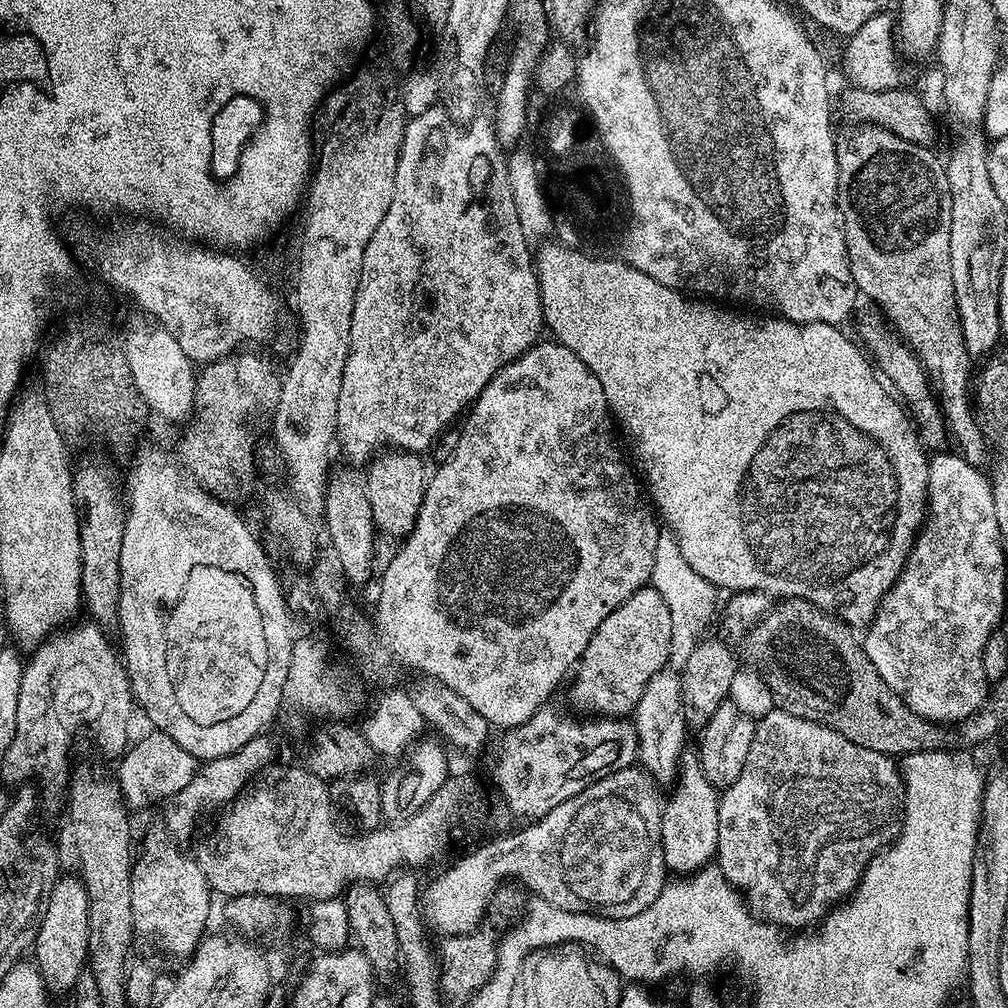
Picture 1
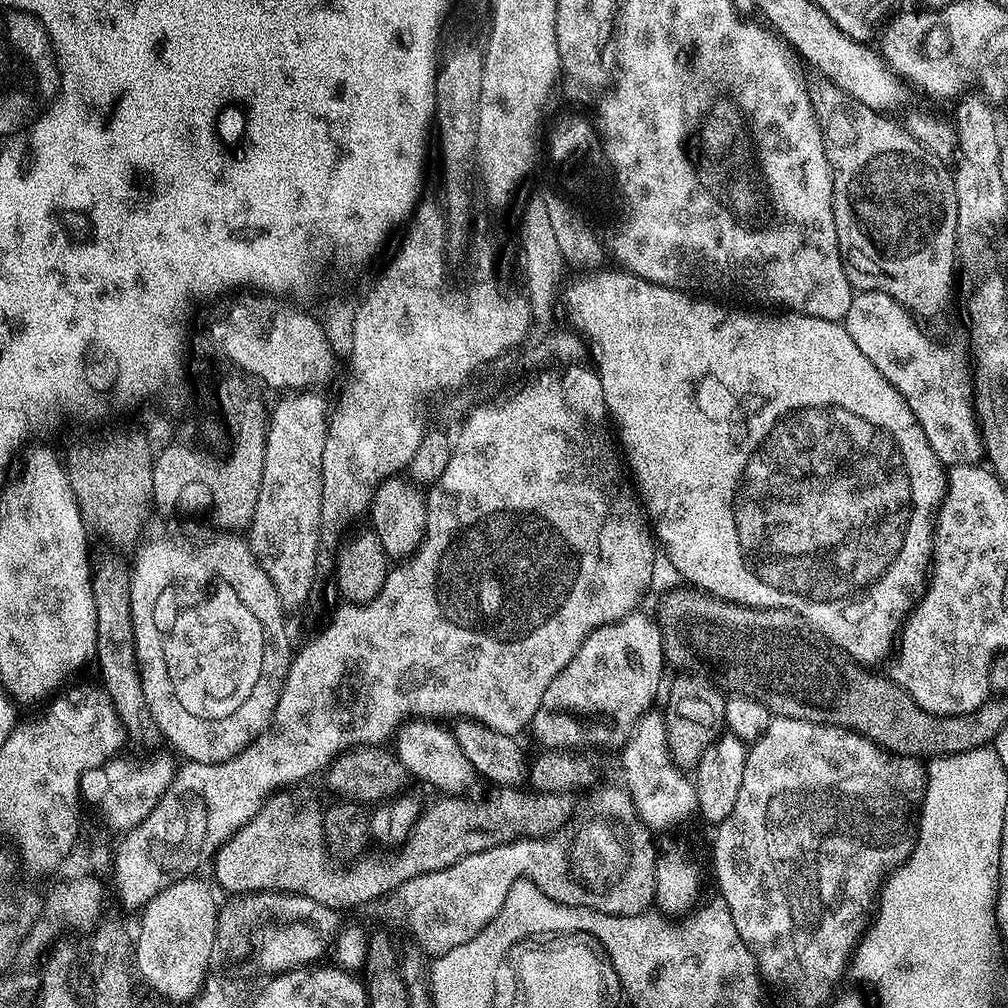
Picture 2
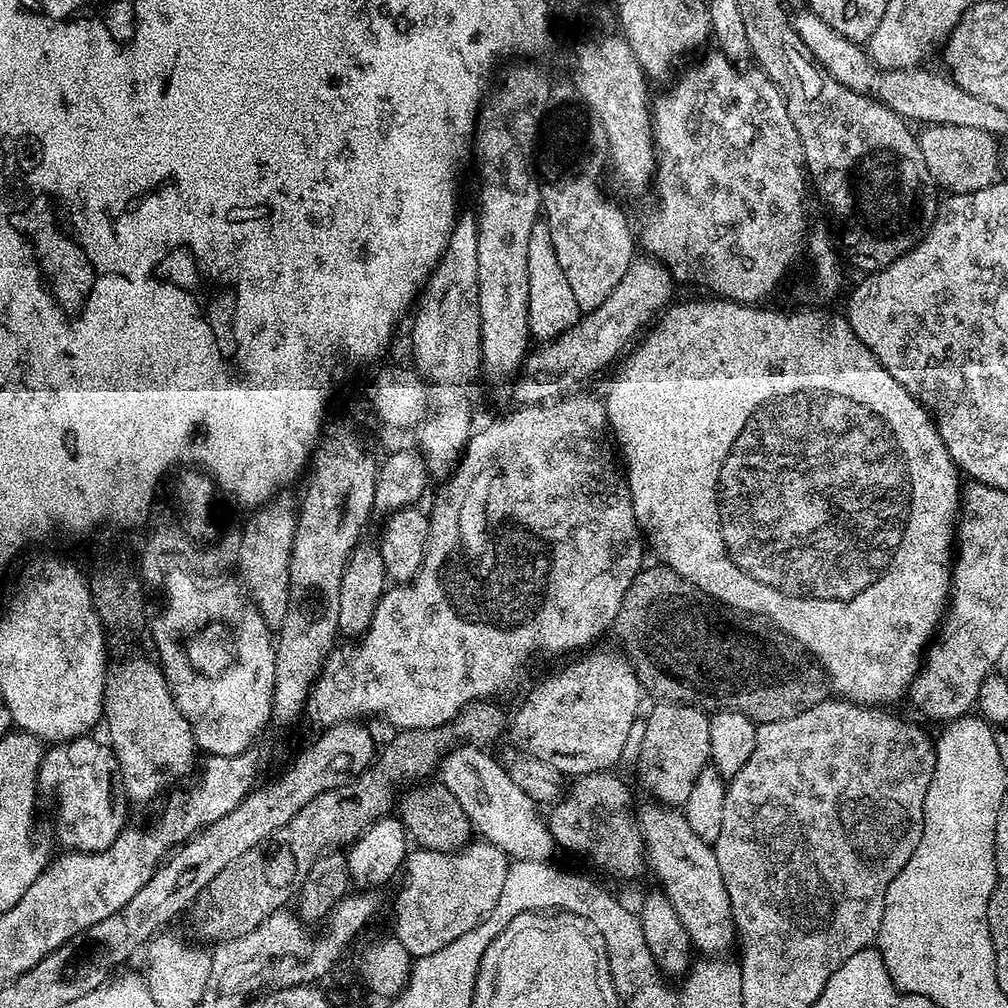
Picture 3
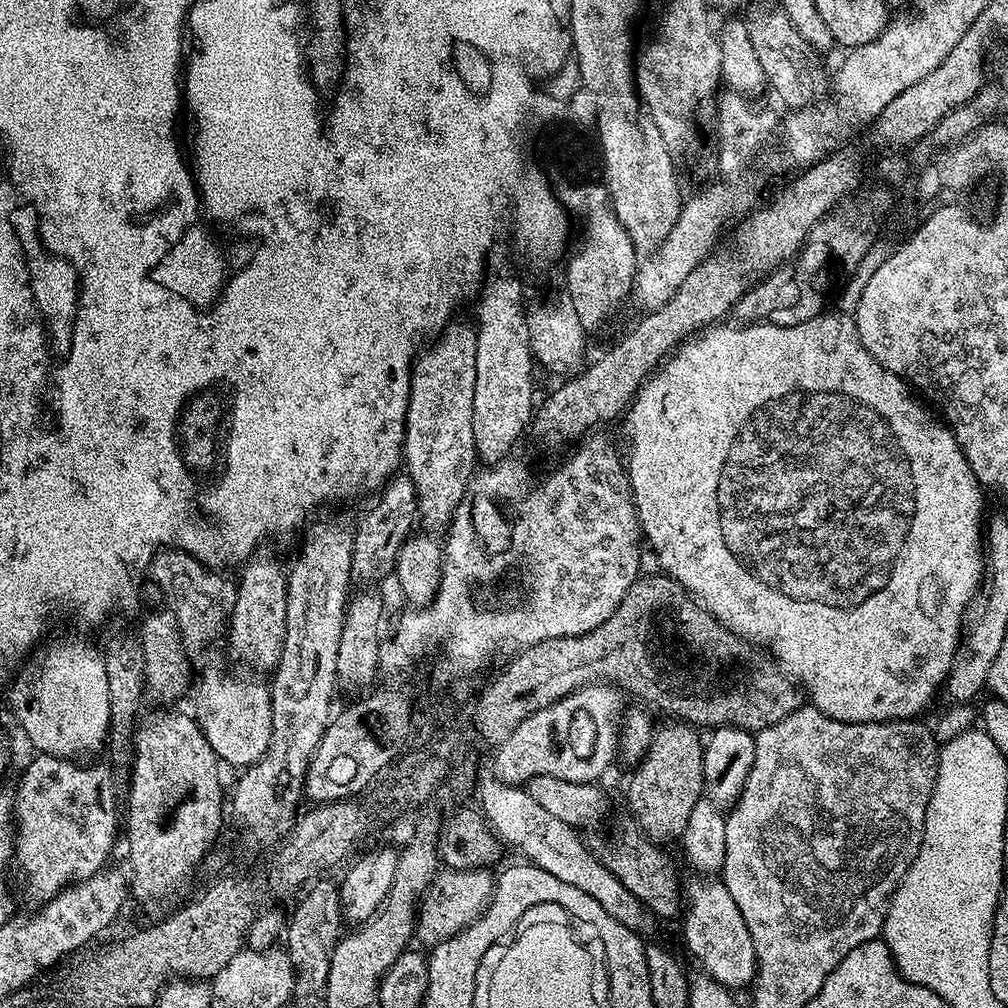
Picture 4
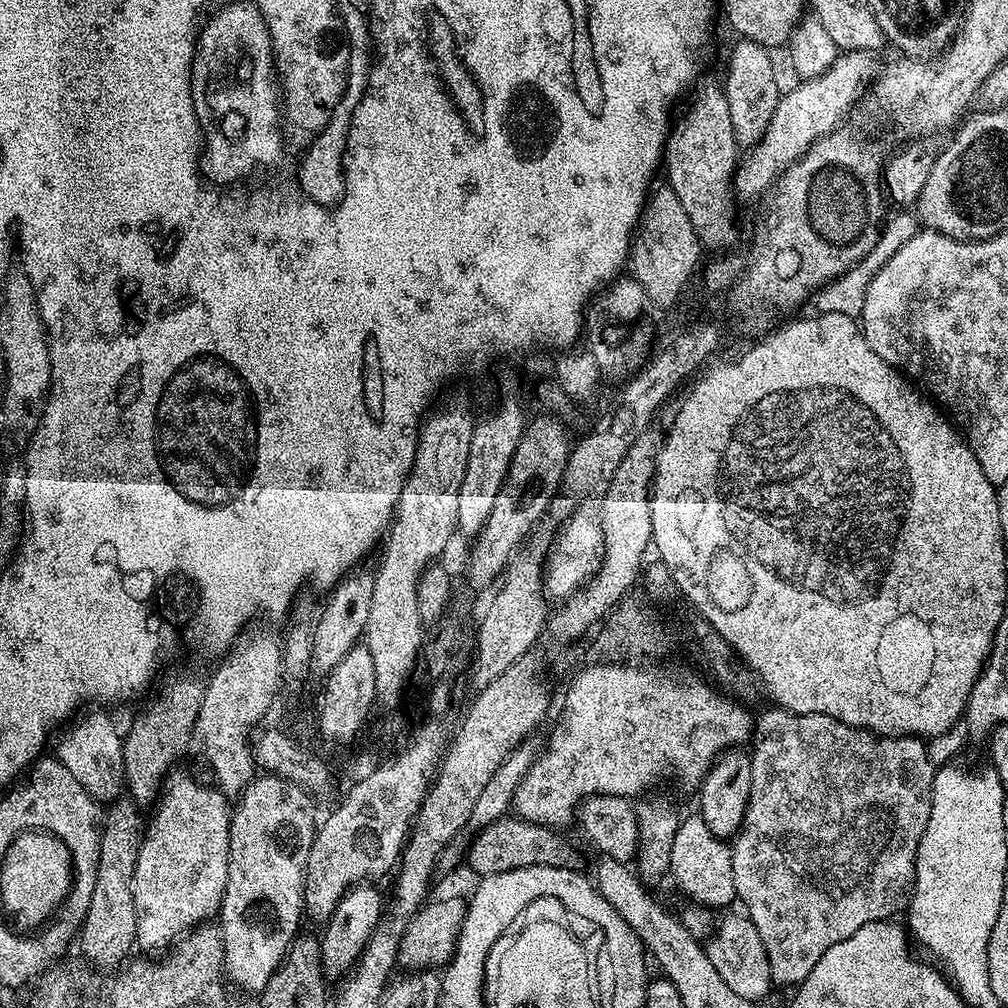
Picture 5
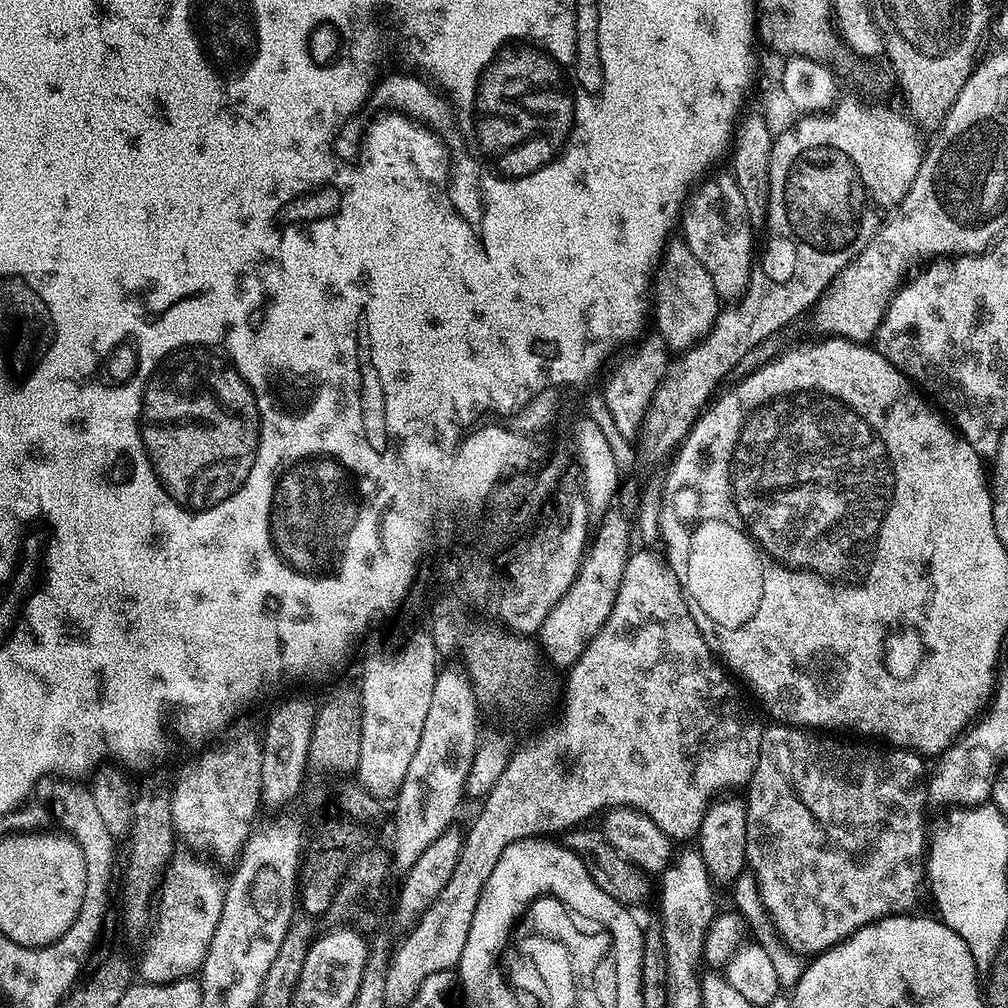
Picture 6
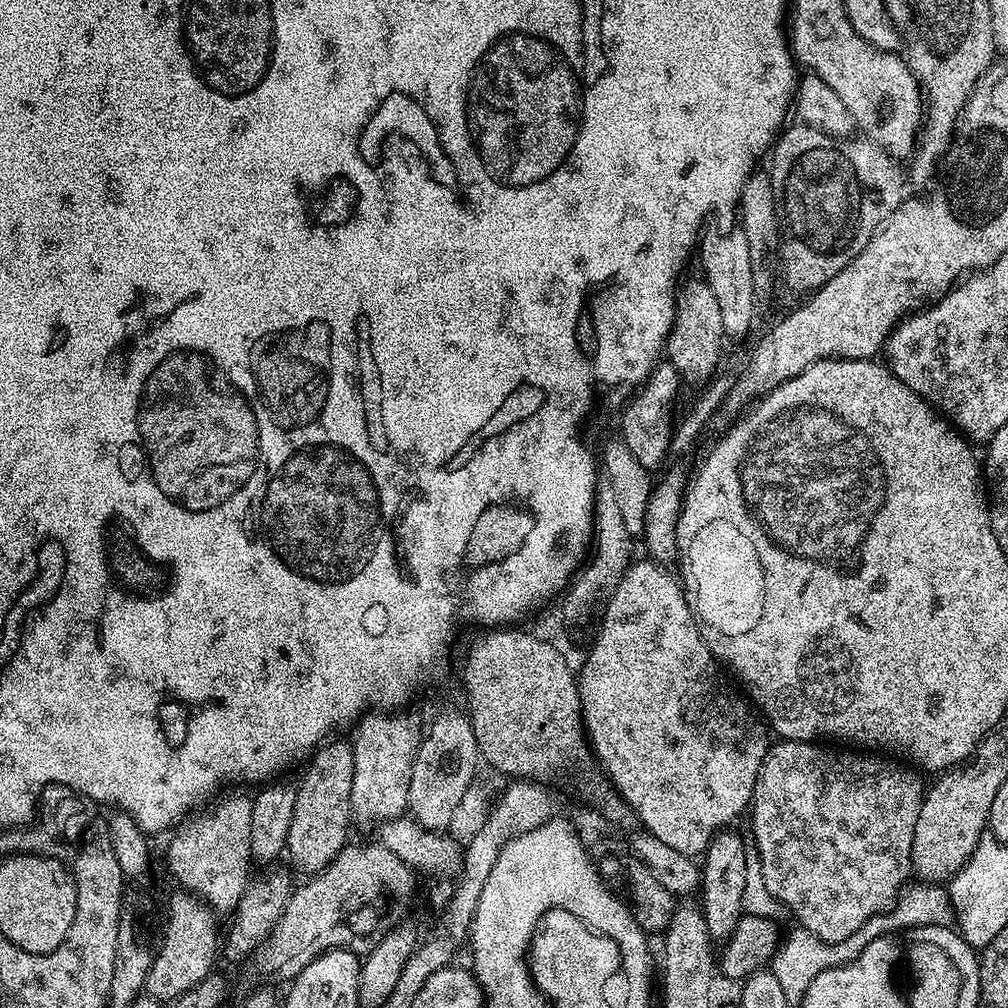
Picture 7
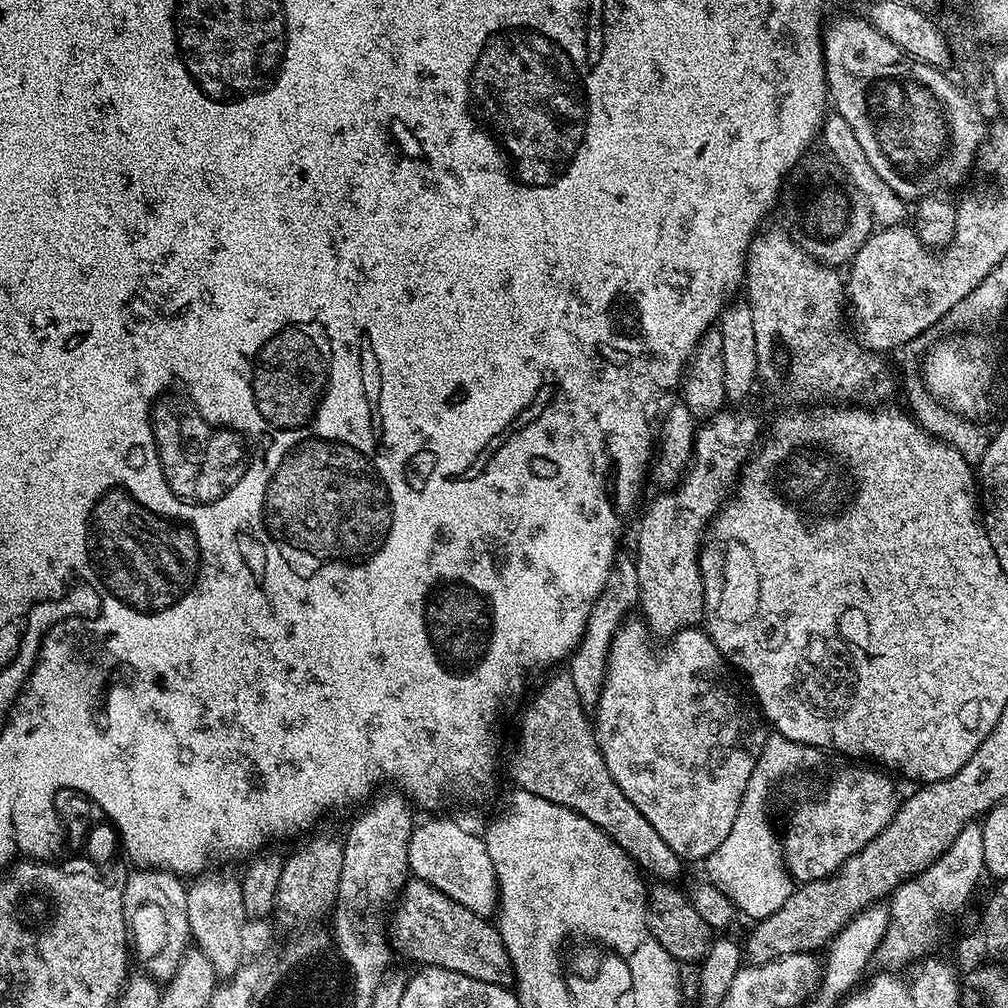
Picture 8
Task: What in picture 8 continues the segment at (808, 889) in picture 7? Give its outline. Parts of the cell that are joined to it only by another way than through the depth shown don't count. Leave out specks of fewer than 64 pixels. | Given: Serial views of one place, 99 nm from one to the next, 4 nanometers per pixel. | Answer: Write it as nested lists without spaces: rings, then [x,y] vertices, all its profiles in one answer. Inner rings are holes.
[[[864,767],[868,768],[838,769],[813,800],[802,801],[789,814],[784,832],[782,828],[782,855],[793,881],[806,884],[831,877],[894,818],[898,796],[896,800],[893,777],[875,767]]]

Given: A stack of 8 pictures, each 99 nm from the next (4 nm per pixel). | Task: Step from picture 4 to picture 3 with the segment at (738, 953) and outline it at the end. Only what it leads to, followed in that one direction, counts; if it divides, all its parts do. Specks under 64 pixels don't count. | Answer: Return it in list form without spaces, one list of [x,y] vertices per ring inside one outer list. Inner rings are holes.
[[[651,802],[639,809],[640,828],[644,833],[646,860],[661,880],[663,891],[668,893],[668,901],[674,906],[682,926],[686,926],[688,939],[693,949],[701,948],[704,954],[724,954],[728,947],[737,943],[736,923],[732,917],[730,894],[726,894],[726,882],[722,882],[722,870],[718,870],[715,847],[703,840],[690,828],[686,816],[675,807]]]

